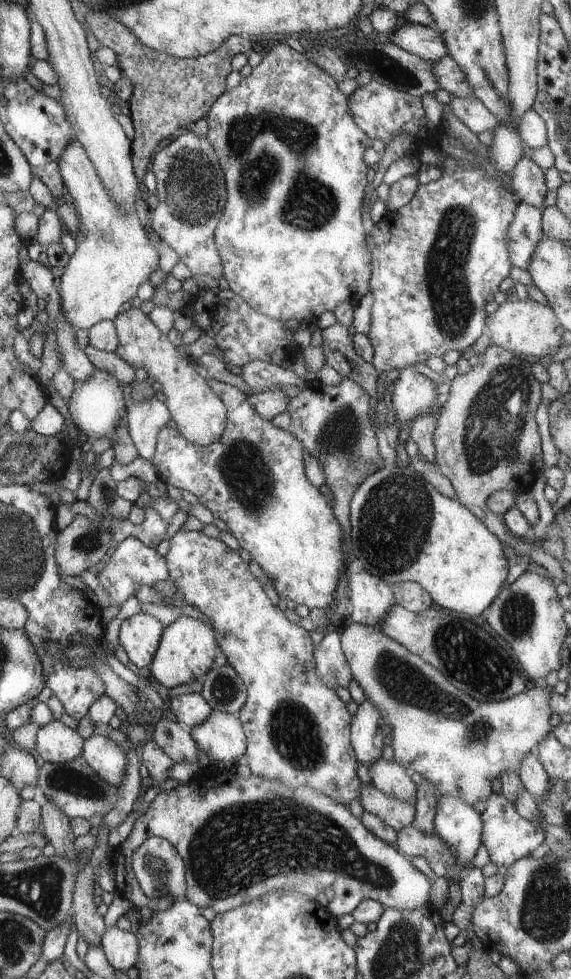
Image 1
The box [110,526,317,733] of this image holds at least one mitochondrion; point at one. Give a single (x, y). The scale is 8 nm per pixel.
(224, 689)

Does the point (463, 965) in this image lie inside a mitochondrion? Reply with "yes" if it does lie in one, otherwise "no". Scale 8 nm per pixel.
no

